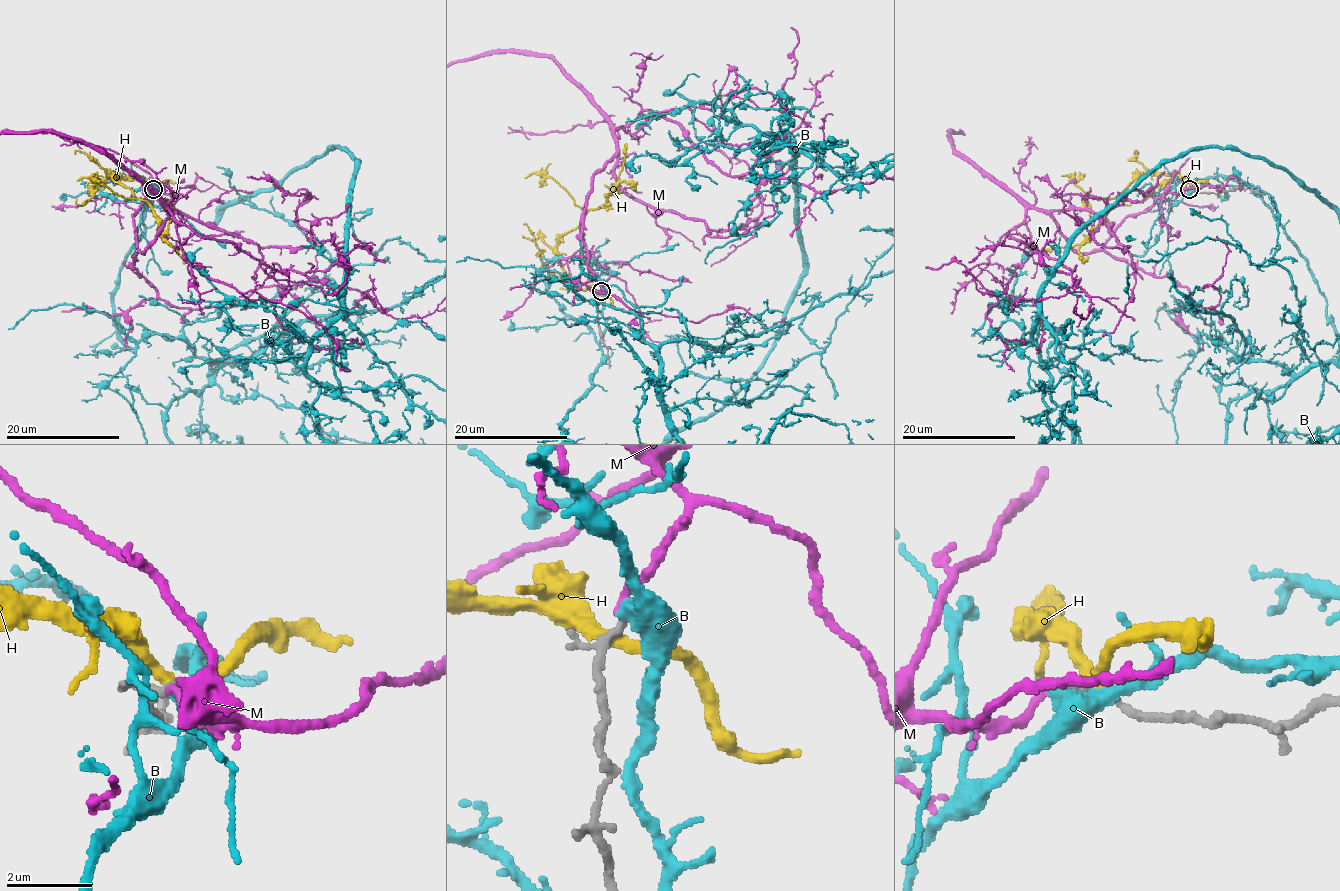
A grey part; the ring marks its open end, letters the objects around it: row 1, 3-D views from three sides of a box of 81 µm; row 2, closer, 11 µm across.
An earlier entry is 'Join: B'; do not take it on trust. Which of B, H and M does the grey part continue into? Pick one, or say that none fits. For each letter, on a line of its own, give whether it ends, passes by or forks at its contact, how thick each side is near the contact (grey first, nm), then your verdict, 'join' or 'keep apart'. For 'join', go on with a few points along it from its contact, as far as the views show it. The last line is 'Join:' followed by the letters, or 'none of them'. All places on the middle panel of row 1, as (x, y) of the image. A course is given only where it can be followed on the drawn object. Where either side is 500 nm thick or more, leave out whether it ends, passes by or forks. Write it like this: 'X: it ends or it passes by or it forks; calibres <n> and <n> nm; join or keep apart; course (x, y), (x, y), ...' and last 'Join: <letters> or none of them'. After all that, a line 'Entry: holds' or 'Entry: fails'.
B: calibres 150 and 500 nm; keep apart
H: it passes by; calibres 180 and 280 nm; keep apart
M: it ends; calibres 150 and 170 nm; keep apart
Join: none of them
Entry: fails

